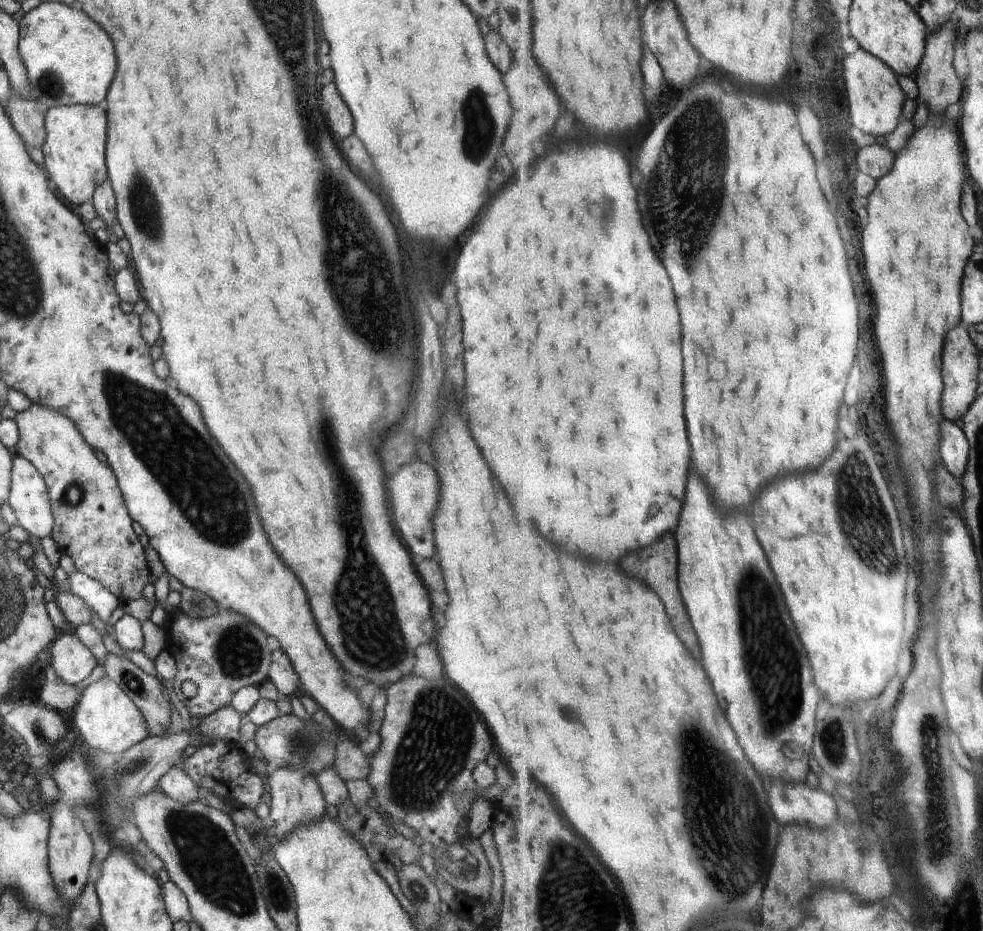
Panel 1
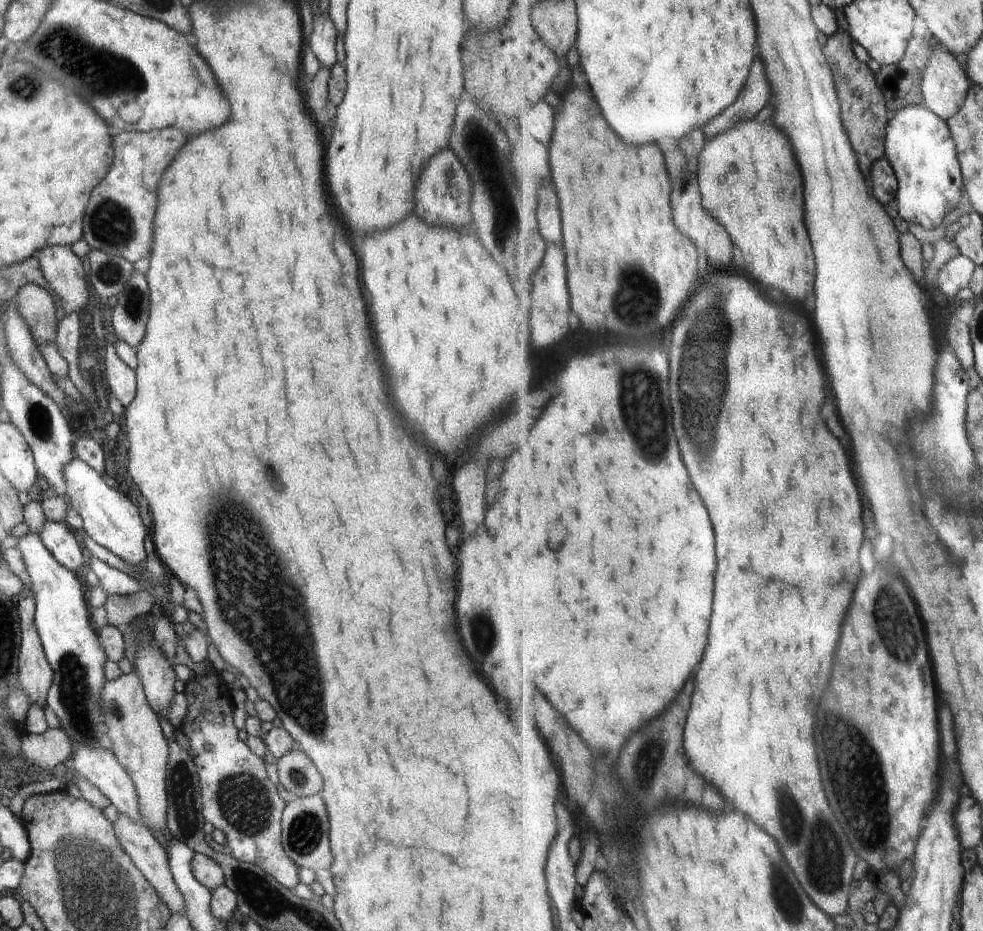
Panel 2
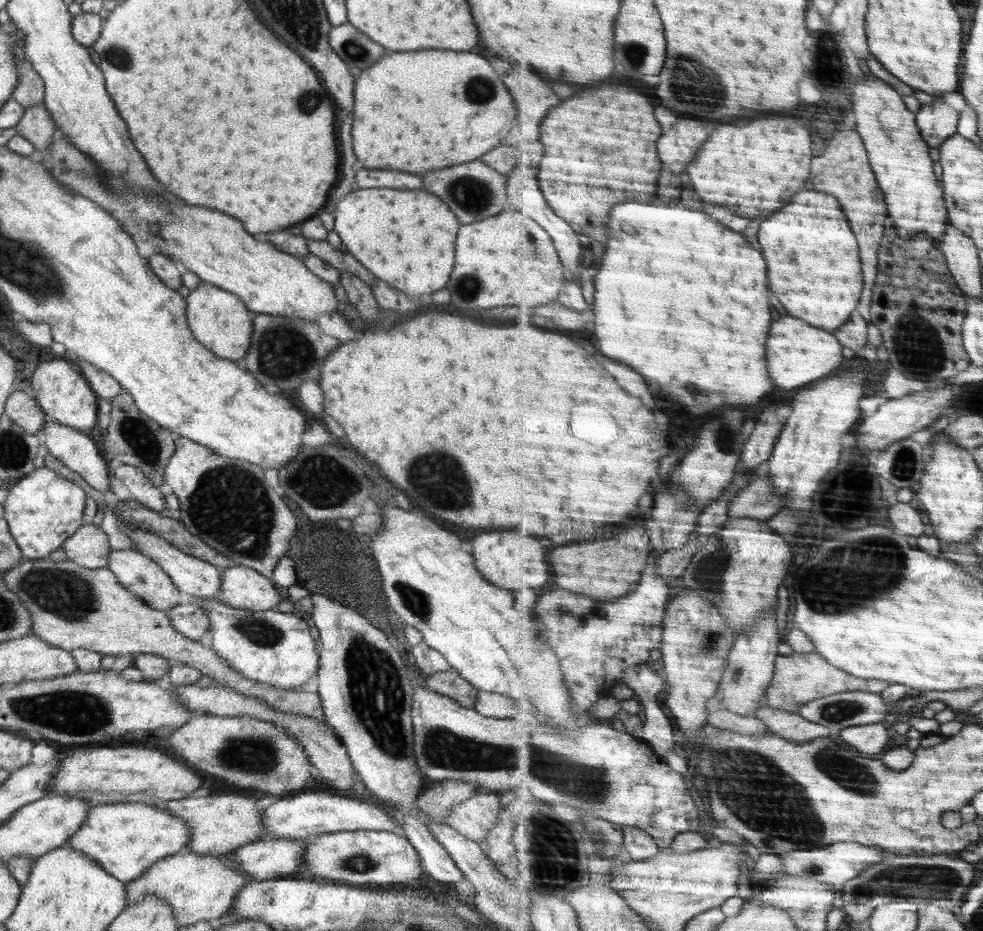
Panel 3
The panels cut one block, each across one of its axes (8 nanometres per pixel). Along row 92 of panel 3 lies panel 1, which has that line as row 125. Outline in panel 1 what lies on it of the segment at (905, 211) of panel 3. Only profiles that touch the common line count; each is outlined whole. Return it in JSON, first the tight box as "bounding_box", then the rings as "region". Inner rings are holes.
{"bounding_box":[845,49,906,137],"region":[[[860,49],[845,58],[845,74],[853,124],[868,134],[887,137],[902,124],[906,92],[900,86],[898,73],[879,56]]]}

